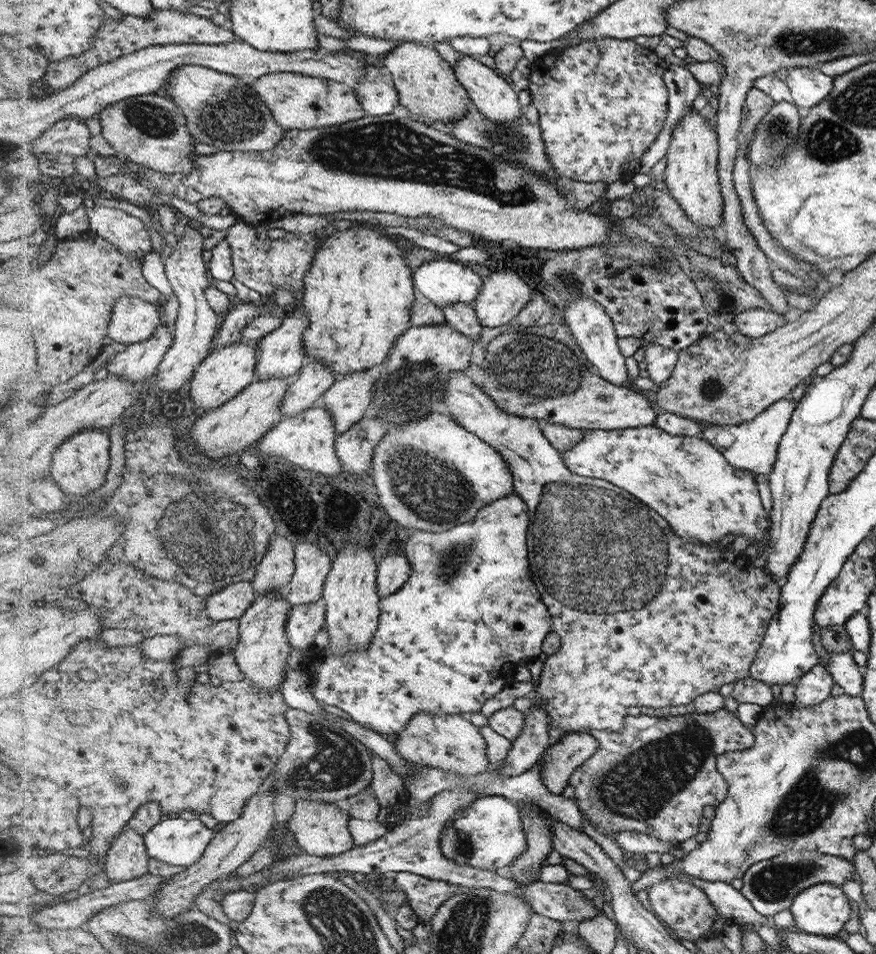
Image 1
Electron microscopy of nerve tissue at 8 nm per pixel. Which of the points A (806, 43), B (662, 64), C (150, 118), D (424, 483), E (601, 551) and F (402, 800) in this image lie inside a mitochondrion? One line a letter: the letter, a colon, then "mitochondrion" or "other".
A: mitochondrion
B: other
C: mitochondrion
D: mitochondrion
E: mitochondrion
F: other

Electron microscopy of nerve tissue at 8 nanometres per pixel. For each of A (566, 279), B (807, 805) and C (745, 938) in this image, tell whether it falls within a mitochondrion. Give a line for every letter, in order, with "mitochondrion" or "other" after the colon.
A: mitochondrion
B: mitochondrion
C: other

